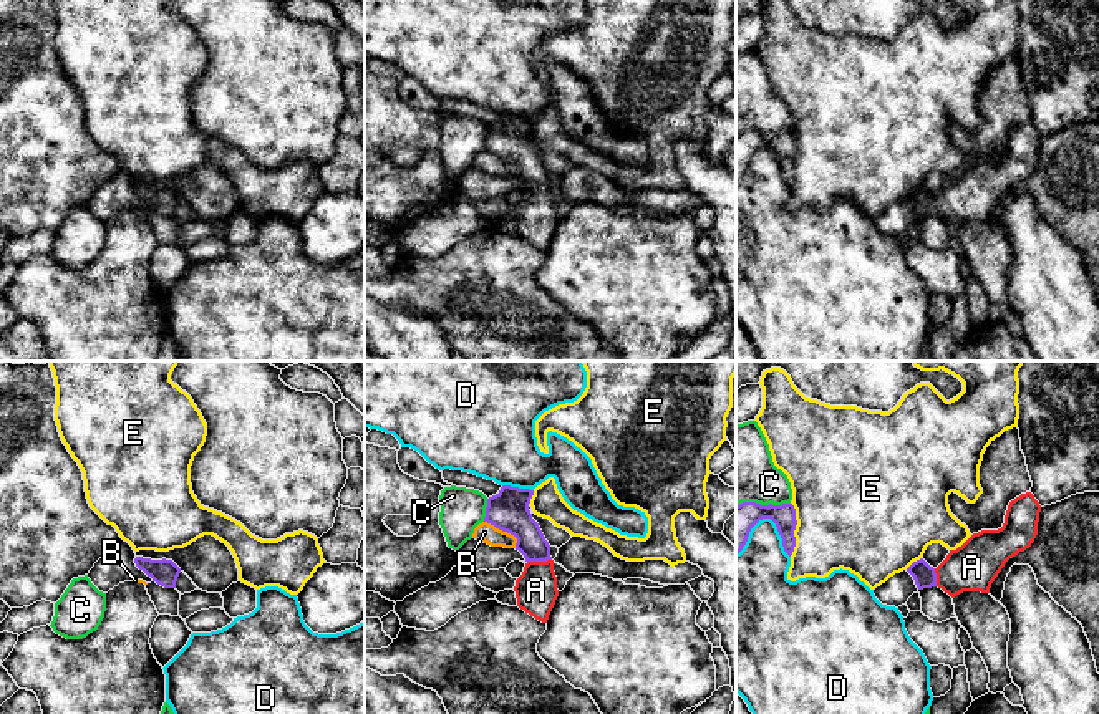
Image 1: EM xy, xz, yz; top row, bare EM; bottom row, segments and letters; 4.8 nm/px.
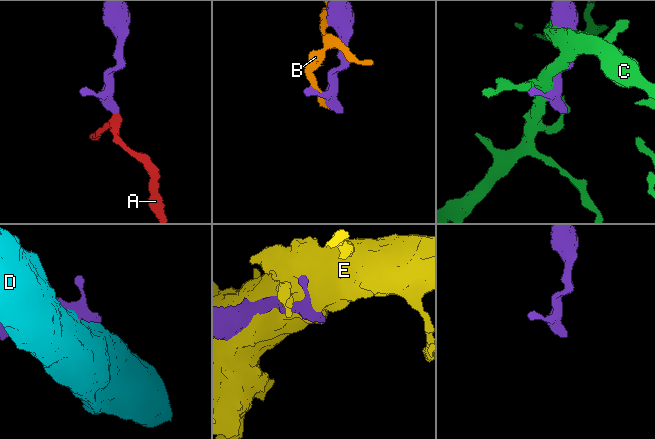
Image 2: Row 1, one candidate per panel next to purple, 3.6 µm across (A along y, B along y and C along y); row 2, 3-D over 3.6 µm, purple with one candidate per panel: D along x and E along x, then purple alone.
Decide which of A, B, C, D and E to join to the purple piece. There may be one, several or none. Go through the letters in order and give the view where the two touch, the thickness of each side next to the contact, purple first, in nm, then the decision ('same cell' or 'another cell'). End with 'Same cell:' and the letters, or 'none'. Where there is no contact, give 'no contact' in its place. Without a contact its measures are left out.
A: xz | 160/200 nm | same cell
B: xz | 200/90 nm | another cell
C: yz | 160/360 nm | another cell
D: yz | 160/260 nm | another cell
E: yz | 130/460 nm | another cell
Same cell: A

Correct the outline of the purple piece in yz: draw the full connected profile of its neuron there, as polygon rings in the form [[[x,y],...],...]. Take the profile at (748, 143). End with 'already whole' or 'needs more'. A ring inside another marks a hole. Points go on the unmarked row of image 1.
[[[743,131],[736,134],[736,182],[743,179],[751,157],[763,147],[771,147],[776,152],[784,181],[791,186],[796,176],[794,159],[797,154],[792,133],[761,134],[756,131]]]; already whole

